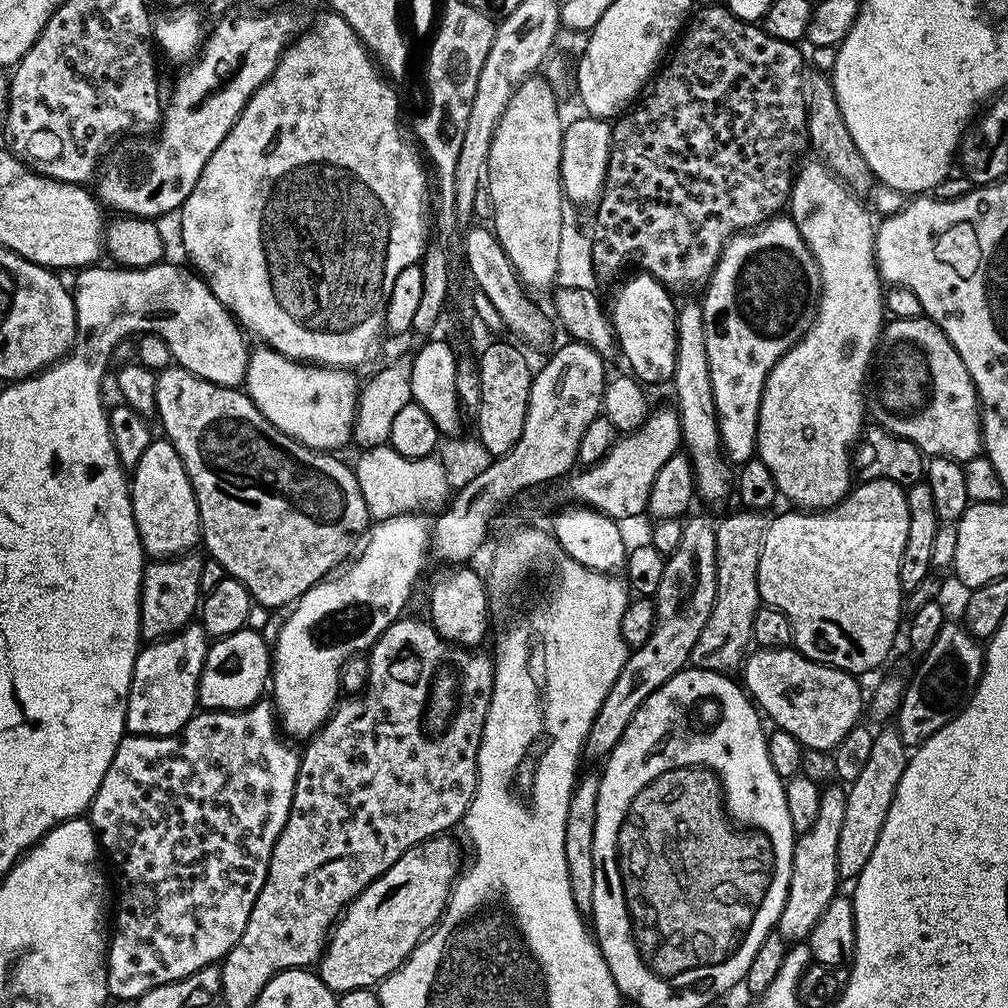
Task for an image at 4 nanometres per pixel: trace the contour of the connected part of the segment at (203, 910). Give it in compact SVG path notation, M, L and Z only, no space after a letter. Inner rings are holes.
M271 703L252 704L245 712L200 710L175 736L128 734L121 740L102 778L102 786L98 786L94 794L92 807L86 813L92 829L96 832L99 847L103 851L105 848L106 851L112 852L112 864L120 875L120 905L116 908L116 925L113 926L112 932L110 928L110 939L106 944L109 997L117 1001L134 1002L151 988L181 980L200 968L223 961L224 955L240 941L250 918L250 910L254 910L254 902L268 877L272 851L292 809L294 786L300 769L300 752L292 749L287 742L289 743L278 727L278 713Z

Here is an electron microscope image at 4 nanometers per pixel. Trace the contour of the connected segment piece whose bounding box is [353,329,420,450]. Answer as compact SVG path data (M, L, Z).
M413 330L393 333L384 342L391 361L384 365L364 386L357 397L356 423L353 425L353 439L361 449L383 447L389 438L391 423L403 406L410 404L412 399L412 366L413 350L419 343L419 336Z

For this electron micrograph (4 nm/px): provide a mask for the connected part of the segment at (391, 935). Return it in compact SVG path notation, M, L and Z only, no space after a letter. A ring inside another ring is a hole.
M434 836L406 850L386 874L370 882L344 909L318 961L320 980L333 994L379 985L402 967L429 929L443 917L450 889L461 867L456 844L450 837Z

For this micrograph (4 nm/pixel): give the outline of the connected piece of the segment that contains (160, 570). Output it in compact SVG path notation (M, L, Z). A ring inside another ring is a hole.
M193 550L171 558L156 558L144 565L144 577L140 583L140 635L145 641L159 640L171 636L193 623L198 609L202 603L200 590L200 575L205 557L199 556L199 551Z

